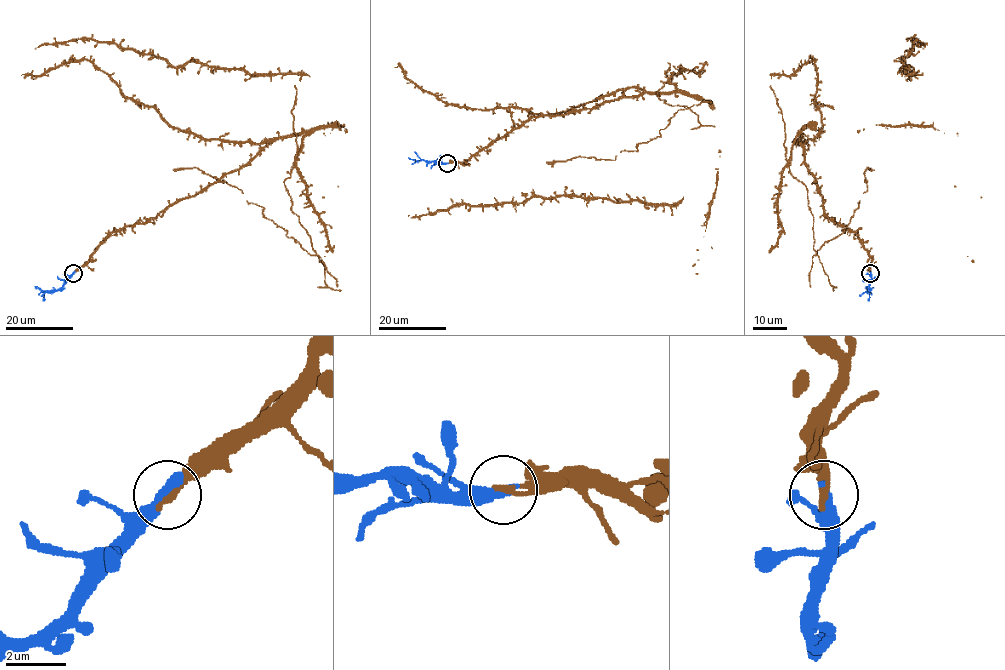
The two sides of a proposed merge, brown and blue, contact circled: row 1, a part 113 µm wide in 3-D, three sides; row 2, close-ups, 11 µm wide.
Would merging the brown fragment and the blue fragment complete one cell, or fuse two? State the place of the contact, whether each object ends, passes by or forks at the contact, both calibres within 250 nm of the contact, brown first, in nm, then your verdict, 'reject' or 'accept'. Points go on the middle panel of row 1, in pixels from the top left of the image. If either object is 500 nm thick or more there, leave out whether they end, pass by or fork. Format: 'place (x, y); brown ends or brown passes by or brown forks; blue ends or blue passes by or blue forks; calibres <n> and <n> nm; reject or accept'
place (447, 163); brown ends; blue ends; calibres 240 and 460 nm; accept

